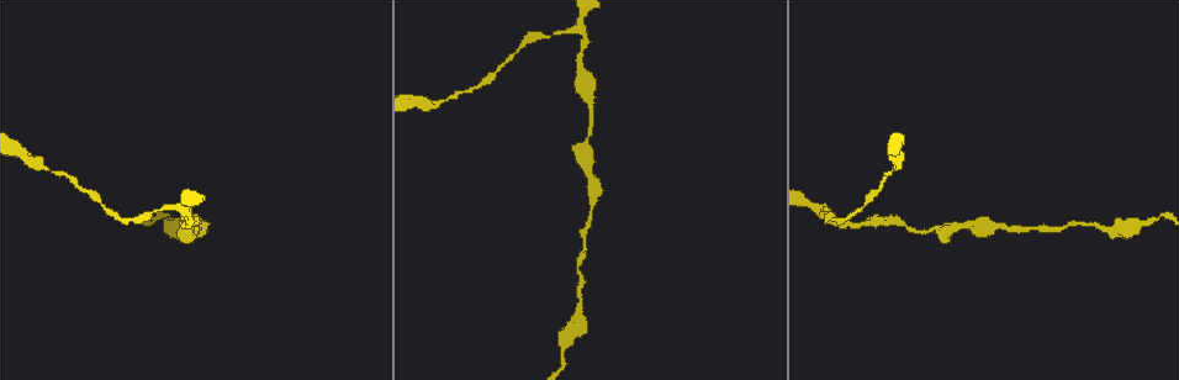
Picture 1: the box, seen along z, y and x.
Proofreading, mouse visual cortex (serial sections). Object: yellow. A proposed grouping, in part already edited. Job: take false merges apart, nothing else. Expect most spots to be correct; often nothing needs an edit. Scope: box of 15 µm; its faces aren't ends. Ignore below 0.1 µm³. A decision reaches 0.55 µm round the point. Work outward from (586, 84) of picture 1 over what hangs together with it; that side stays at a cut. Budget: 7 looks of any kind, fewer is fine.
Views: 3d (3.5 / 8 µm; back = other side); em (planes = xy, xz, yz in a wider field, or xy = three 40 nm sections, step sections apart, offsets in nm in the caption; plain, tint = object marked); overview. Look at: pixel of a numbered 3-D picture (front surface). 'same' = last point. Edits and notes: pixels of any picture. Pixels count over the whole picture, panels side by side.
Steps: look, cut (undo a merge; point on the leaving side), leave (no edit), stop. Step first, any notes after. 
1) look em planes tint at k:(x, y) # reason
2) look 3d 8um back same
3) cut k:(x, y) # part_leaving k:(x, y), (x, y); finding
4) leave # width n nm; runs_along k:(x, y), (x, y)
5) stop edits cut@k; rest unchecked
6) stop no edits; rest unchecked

look 3d 8um back at 1:(814, 209) # arms part here

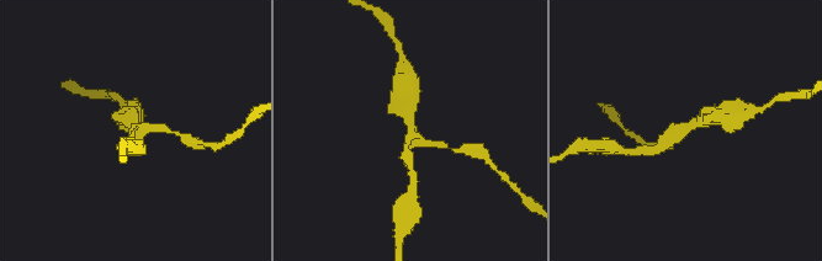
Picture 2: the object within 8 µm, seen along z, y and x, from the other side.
look 3d 3.5um at 2:(681, 133)

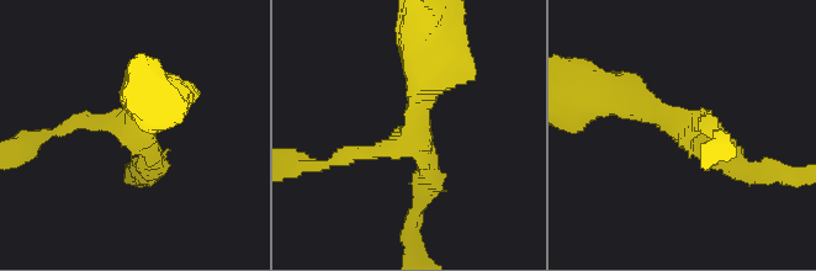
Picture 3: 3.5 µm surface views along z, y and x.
look em xy step 5 tint at 3:(419, 125) # arms 3; arm_widths 200, 300, 450 nm; shape alone is not enough

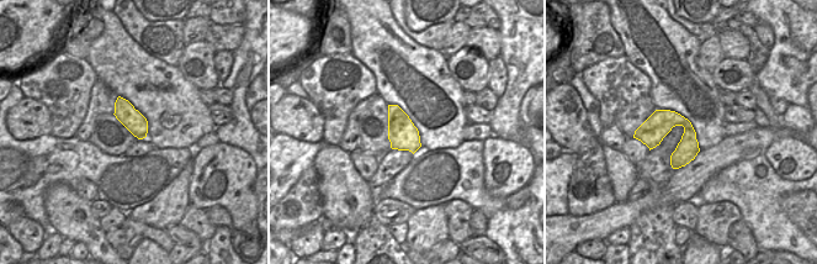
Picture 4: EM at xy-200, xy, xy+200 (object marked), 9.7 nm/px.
leave # runs_along 3:(147, 168), (131, 118), (70, 122); continuous, no second cell

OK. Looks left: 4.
look 3d 8um at 1:(904, 226) # calibre changes

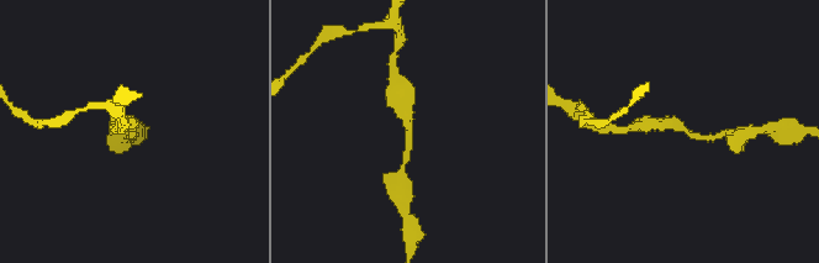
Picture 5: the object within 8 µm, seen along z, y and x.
look 3d 3.5um at 5:(411, 130) # closer look

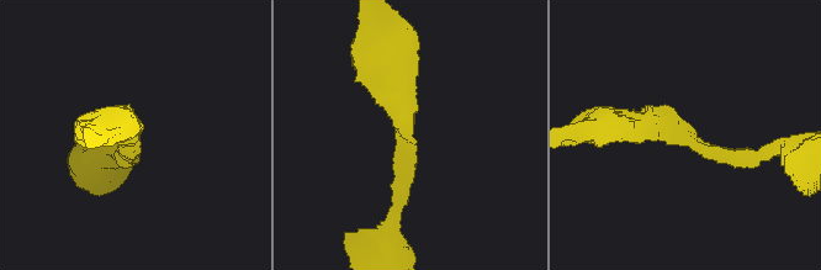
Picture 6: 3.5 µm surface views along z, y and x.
look em xy step 2 tint at 6:(404, 133) # arm_widths 250, 400 nm

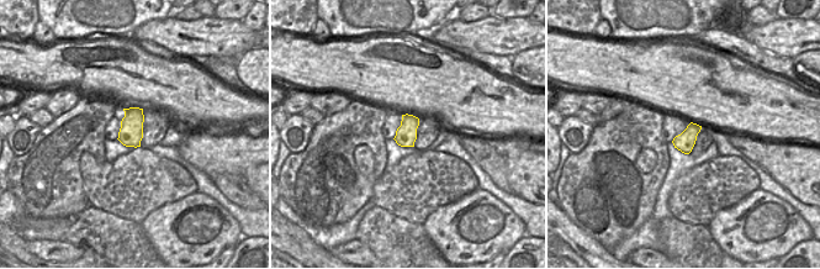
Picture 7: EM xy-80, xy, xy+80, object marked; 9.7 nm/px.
leave # runs_along 6:(612, 123), (762, 153); continuous, no second cell

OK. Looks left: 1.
stop no edits; rest unchecked

